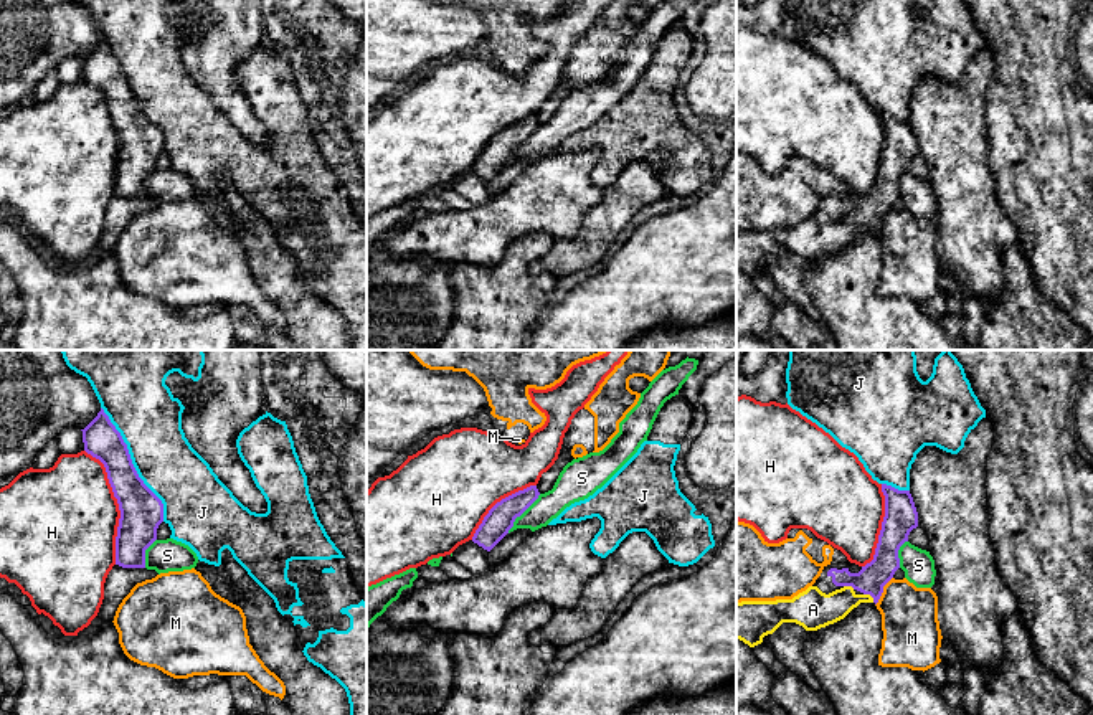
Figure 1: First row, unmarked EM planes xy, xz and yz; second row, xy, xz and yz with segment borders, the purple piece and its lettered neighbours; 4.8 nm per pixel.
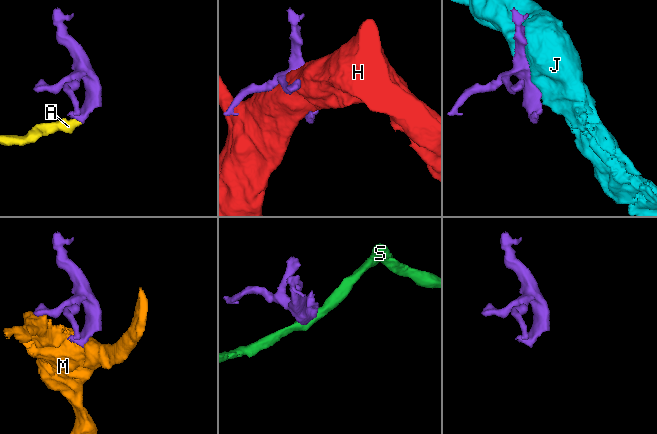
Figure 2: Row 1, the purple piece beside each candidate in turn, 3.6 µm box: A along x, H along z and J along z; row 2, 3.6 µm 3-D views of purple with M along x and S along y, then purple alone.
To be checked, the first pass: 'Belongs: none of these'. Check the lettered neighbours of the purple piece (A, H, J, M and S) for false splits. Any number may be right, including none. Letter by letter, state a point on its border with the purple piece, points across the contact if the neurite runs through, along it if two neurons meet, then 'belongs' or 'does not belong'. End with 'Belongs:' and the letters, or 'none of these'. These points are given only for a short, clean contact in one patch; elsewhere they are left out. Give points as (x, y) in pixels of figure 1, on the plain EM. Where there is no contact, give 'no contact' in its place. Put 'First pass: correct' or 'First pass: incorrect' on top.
First pass: incorrect
A: contact yz (870, 225); way yz (870, 210), (870, 225), (844, 230), (823, 240); belongs
H: contact xy (119, 136); does not belong
J: contact xy (132, 94); does not belong
M: contact yz (882, 222); does not belong
S: contact xz (520, 144); border xz (540, 124), (507, 162); does not belong
Belongs: A

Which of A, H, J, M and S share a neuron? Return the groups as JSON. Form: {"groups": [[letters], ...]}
{"groups": [["A"], ["H"], ["J"], ["M"], ["S"]]}

